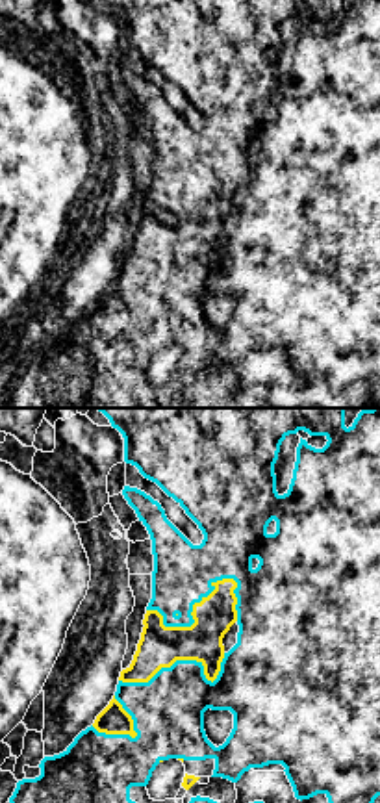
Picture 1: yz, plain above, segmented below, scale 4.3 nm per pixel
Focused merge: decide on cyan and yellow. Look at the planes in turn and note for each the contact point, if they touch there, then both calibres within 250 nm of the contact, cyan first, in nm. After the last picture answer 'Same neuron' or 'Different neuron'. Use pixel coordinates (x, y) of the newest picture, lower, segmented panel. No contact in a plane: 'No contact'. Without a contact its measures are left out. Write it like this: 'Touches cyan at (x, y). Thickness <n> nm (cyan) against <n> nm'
Touches cyan at (191, 616). Thickness 260 nm (cyan) against 180 nm

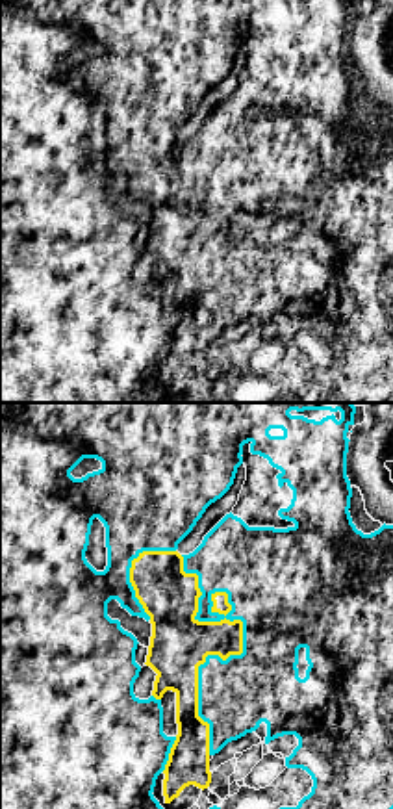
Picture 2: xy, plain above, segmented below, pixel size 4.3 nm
Touches cyan at (243, 646). Thickness 400 nm (cyan) against 220 nm

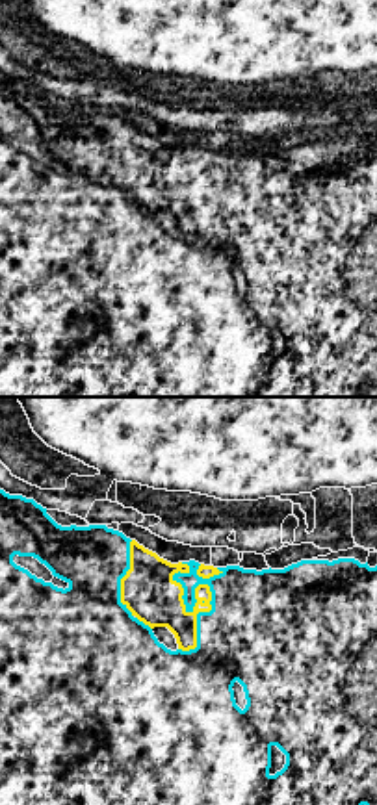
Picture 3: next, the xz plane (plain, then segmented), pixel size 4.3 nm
Touches cyan at (201, 583). Thickness 360 nm (cyan) against 240 nm

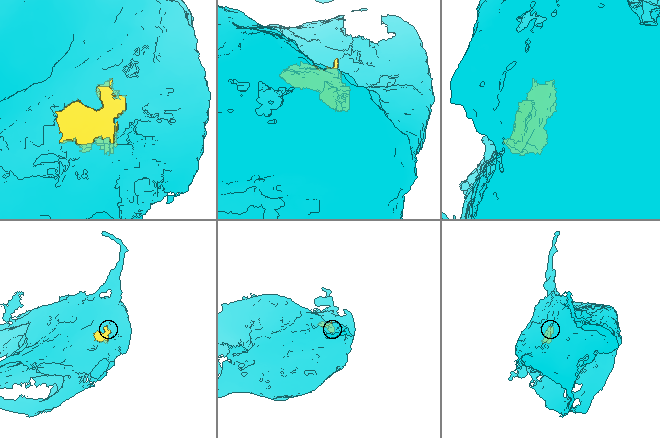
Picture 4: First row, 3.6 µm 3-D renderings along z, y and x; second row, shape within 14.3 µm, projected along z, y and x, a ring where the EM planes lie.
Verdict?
Same neuron

